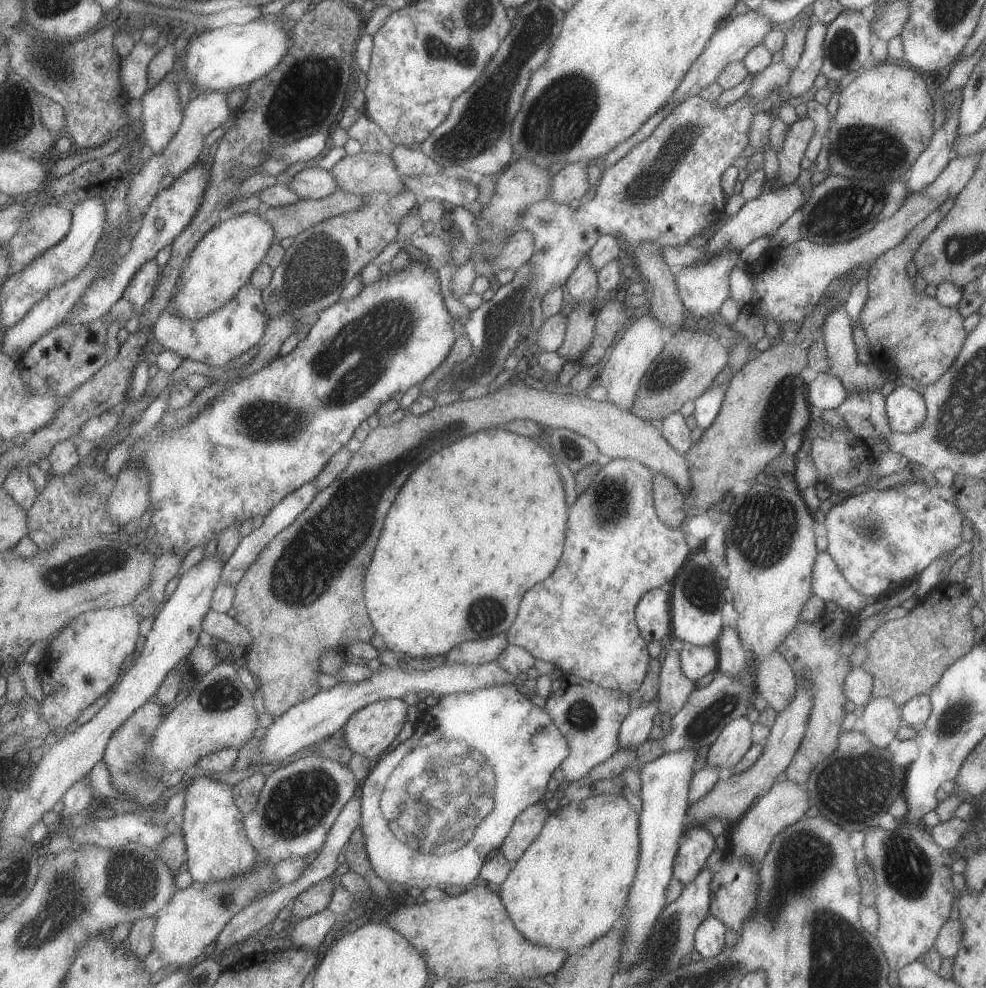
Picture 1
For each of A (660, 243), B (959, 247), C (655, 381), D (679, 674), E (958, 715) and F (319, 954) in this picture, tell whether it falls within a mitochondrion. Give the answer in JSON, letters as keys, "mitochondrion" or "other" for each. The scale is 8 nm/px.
{"A":"other","B":"mitochondrion","C":"other","D":"other","E":"mitochondrion","F":"other"}

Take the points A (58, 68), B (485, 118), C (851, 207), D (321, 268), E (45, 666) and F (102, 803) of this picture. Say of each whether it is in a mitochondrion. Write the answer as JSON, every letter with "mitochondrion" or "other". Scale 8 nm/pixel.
{"A":"mitochondrion","B":"mitochondrion","C":"mitochondrion","D":"mitochondrion","E":"other","F":"other"}

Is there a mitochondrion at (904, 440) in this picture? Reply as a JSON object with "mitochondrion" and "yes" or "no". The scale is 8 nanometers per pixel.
{"mitochondrion":"no"}

